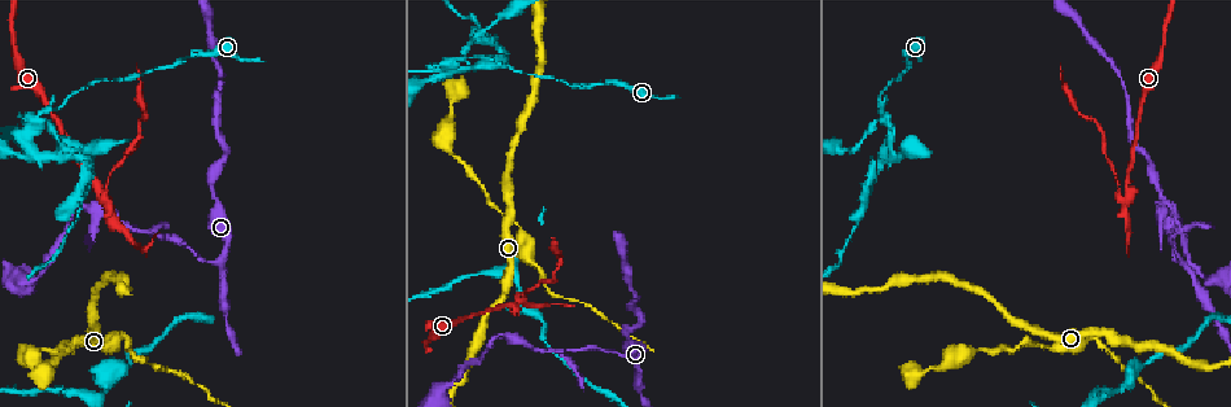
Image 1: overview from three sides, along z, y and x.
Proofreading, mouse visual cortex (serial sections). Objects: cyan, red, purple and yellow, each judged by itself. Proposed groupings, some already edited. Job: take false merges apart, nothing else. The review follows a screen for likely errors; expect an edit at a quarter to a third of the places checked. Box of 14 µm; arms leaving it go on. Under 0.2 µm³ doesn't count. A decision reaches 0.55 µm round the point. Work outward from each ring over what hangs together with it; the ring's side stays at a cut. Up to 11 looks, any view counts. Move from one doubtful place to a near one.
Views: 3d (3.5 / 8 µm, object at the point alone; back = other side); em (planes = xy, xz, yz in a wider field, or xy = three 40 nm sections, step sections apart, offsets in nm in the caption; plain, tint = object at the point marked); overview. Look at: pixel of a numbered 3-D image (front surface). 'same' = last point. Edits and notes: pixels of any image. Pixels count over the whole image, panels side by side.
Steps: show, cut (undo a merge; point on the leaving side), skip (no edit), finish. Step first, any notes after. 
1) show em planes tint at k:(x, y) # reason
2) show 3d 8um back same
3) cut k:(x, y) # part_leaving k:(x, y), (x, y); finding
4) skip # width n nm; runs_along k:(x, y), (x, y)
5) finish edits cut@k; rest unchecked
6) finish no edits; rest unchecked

show 3d 3.5um back at 1:(883, 114) # three arms meet

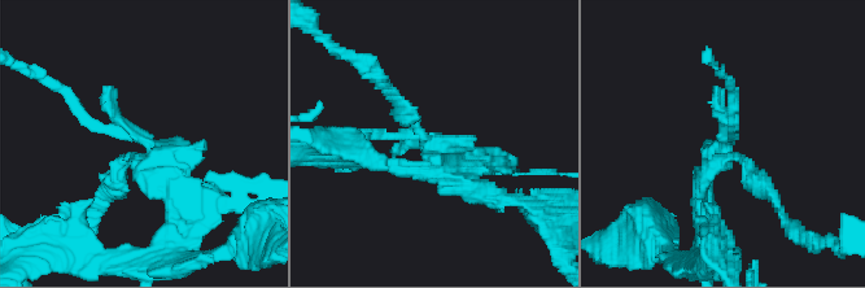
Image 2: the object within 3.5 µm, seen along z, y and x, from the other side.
show em xy step 5 tint at 2:(725, 145)

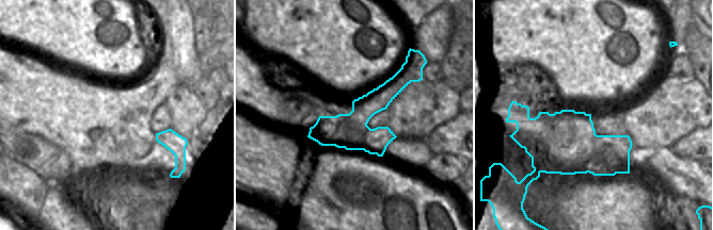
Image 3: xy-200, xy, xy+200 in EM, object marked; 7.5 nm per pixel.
cut 2:(142, 175) # part_leaving 2:(147, 142), (191, 214), (171, 241); a second cell is stuck on

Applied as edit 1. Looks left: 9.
show overview # redraw

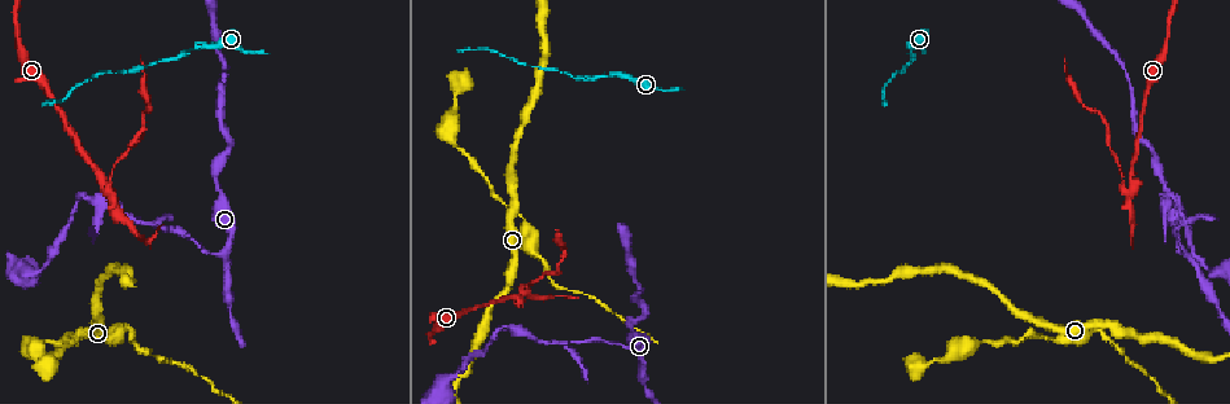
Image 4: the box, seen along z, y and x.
show 3d 3.5um at 4:(1093, 331) # sharp bend

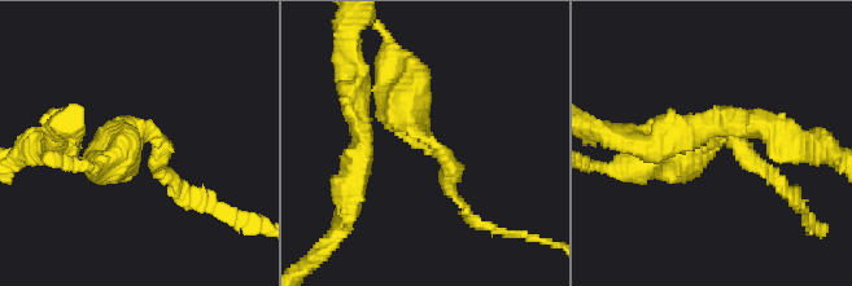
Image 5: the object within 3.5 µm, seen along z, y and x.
show em xy step 3 tint at 5:(431, 144) # arm_widths 200, 400 nm; now the EM

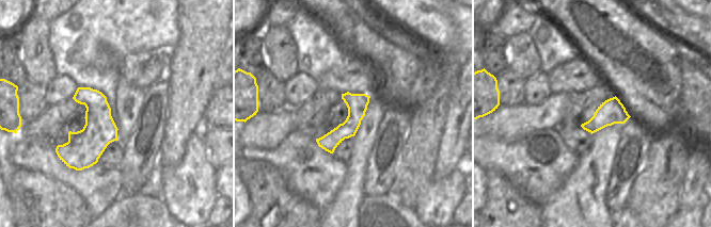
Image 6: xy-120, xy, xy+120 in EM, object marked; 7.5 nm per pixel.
skip # runs_along 5:(378, 87), (406, 100), (462, 203); one cell here

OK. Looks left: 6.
show 3d 3.5um at 4:(638, 351) # sharp bend

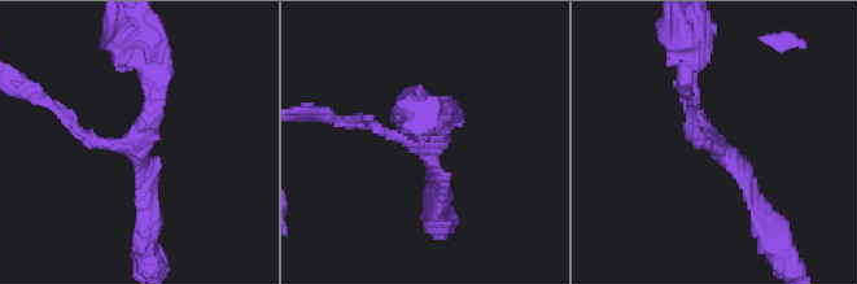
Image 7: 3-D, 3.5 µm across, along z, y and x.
show em xy step 5 tint at 7:(138, 143) # arms 3; arm_widths 150, 150, 250 nm

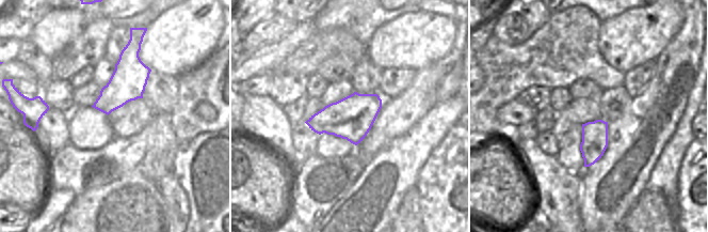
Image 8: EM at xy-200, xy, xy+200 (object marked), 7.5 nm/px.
skip # continuous, no second cell

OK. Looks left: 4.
show 3d 3.5um at 4:(1161, 196) # sharp bend

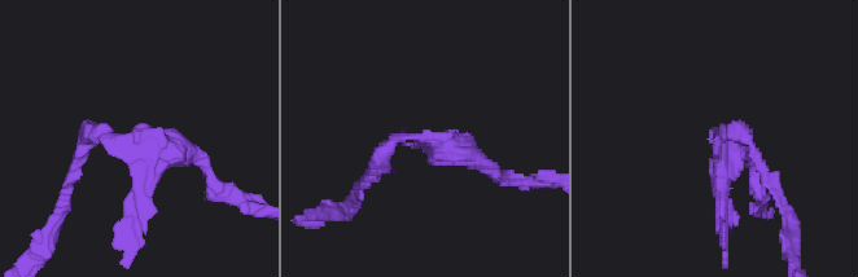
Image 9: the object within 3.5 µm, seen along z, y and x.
show em planes tint at 9:(716, 136)

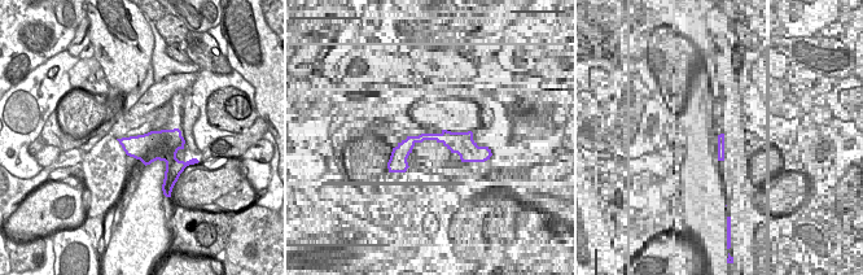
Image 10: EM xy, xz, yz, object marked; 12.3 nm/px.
skip # runs_along 9:(485, 167), (402, 137), (366, 184); continuous, no second cell

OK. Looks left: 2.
finish edits cut@2; rest unchecked

